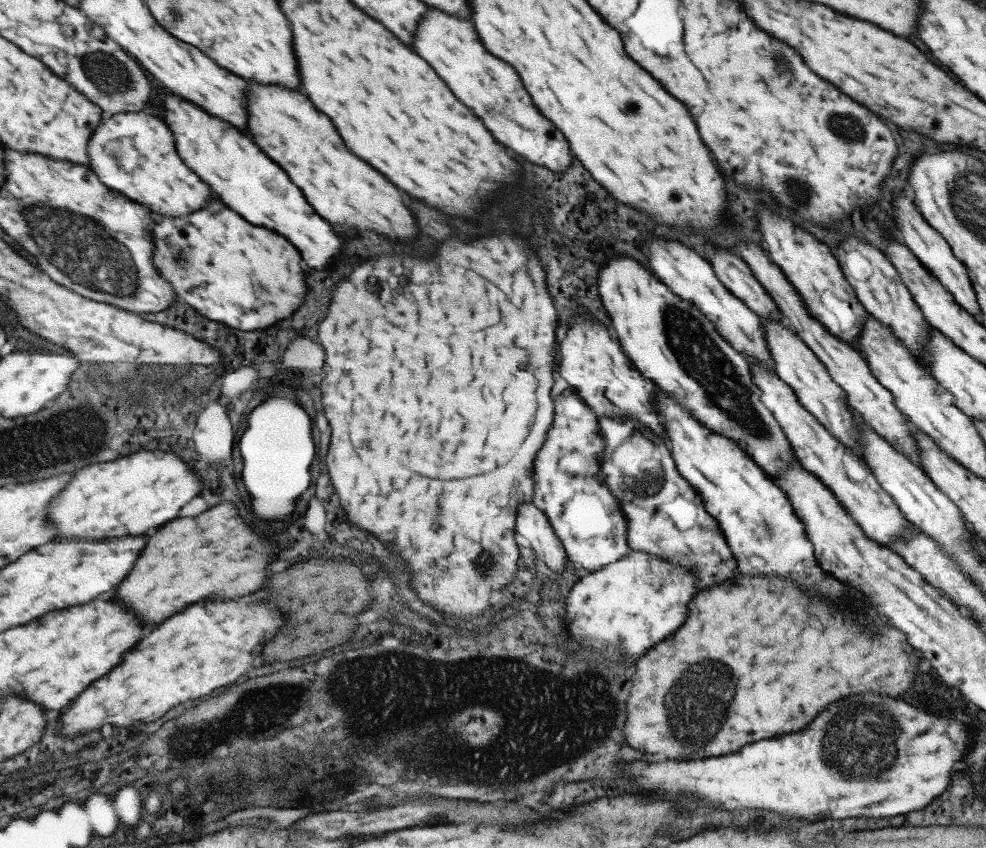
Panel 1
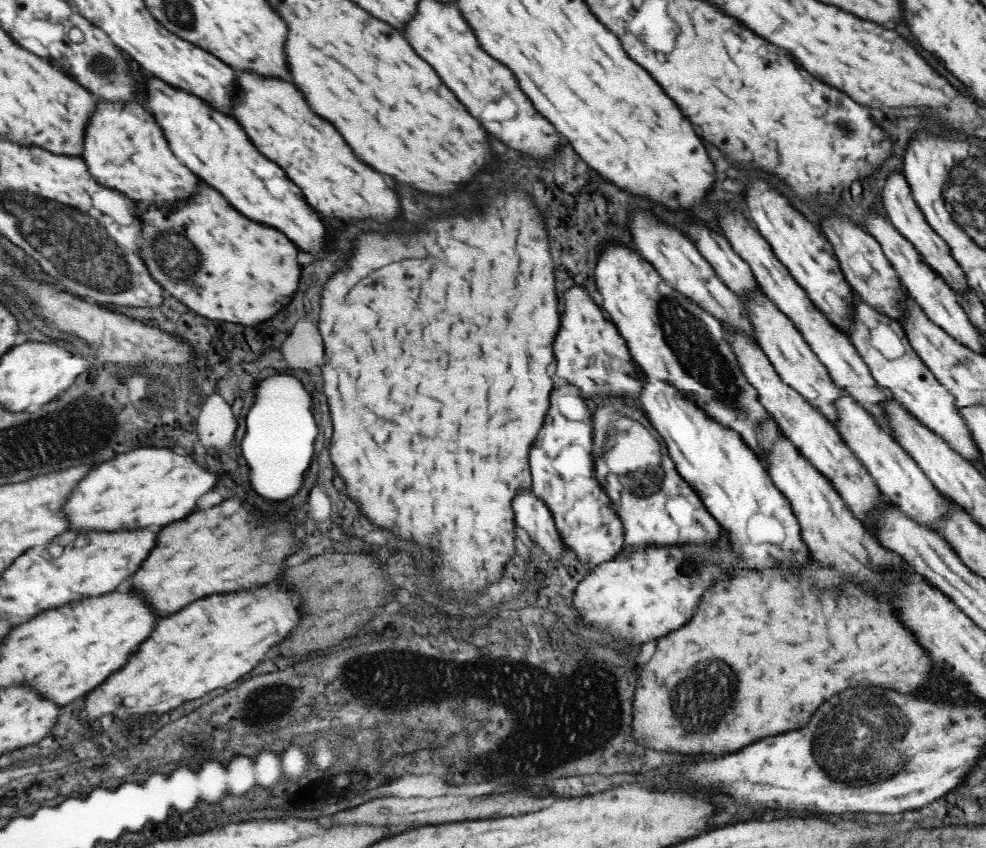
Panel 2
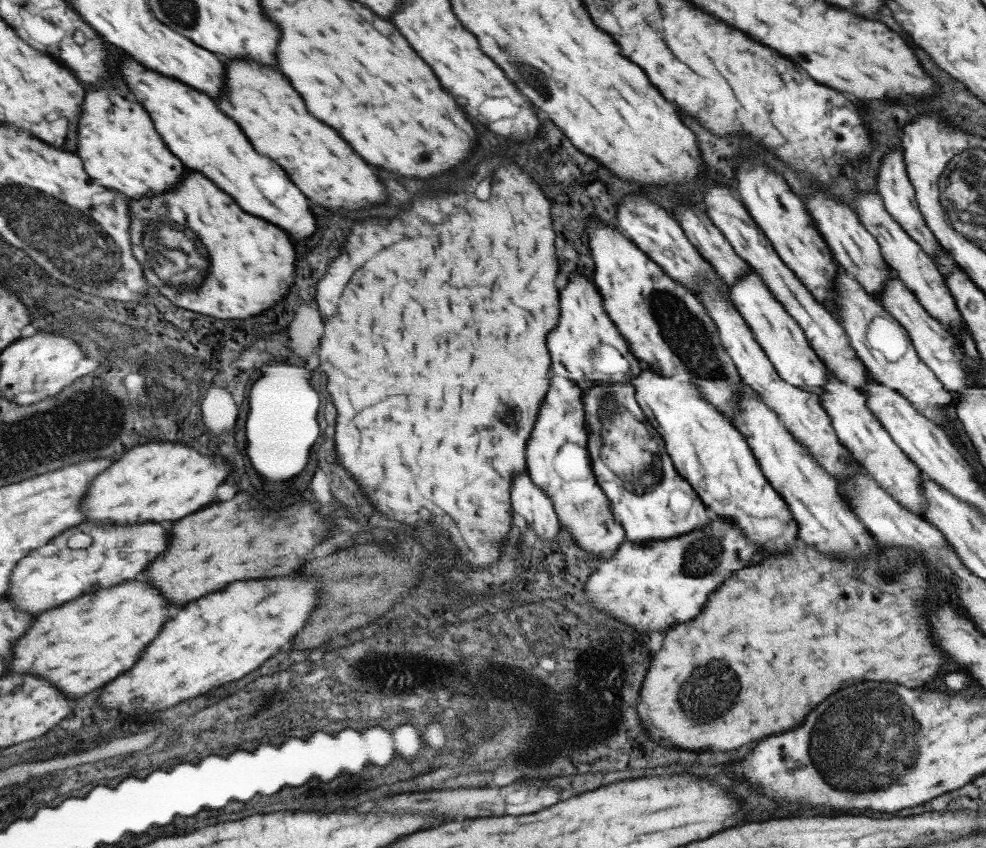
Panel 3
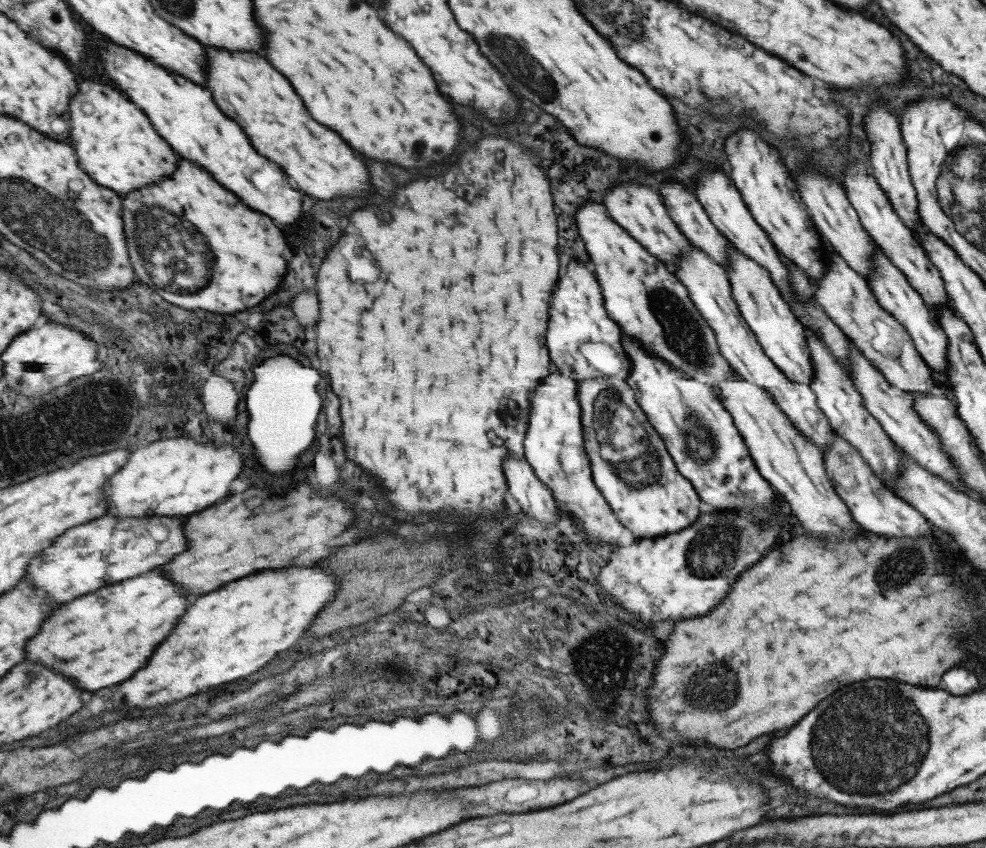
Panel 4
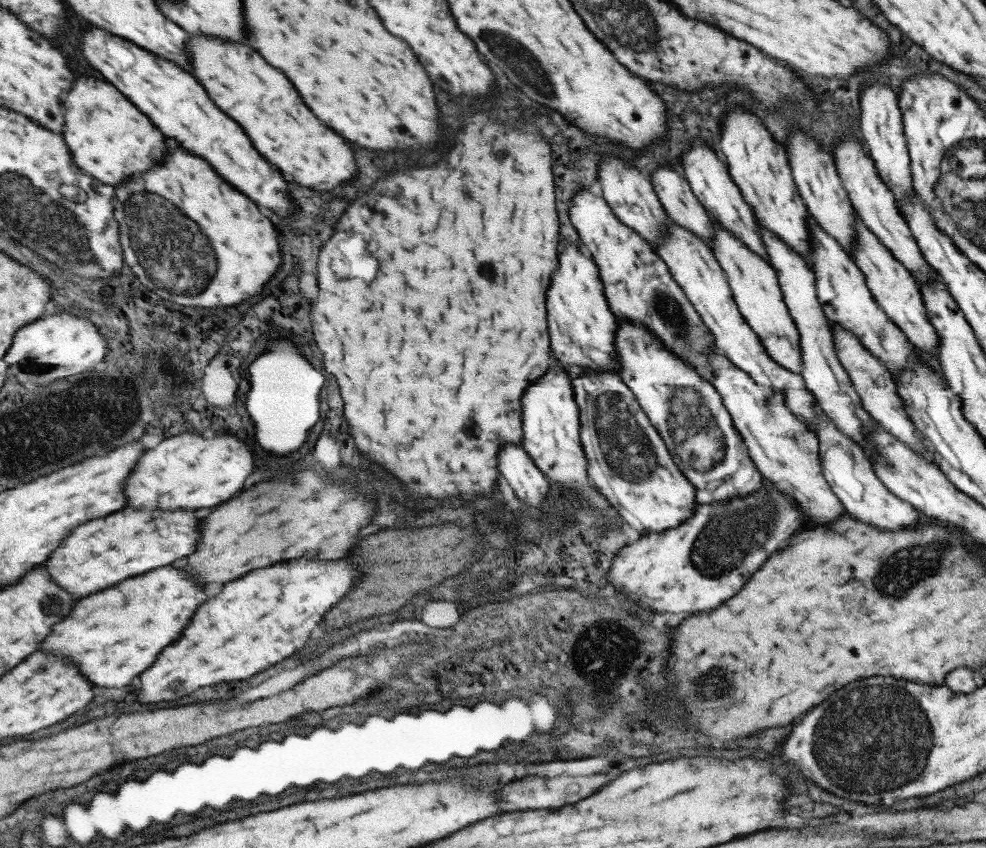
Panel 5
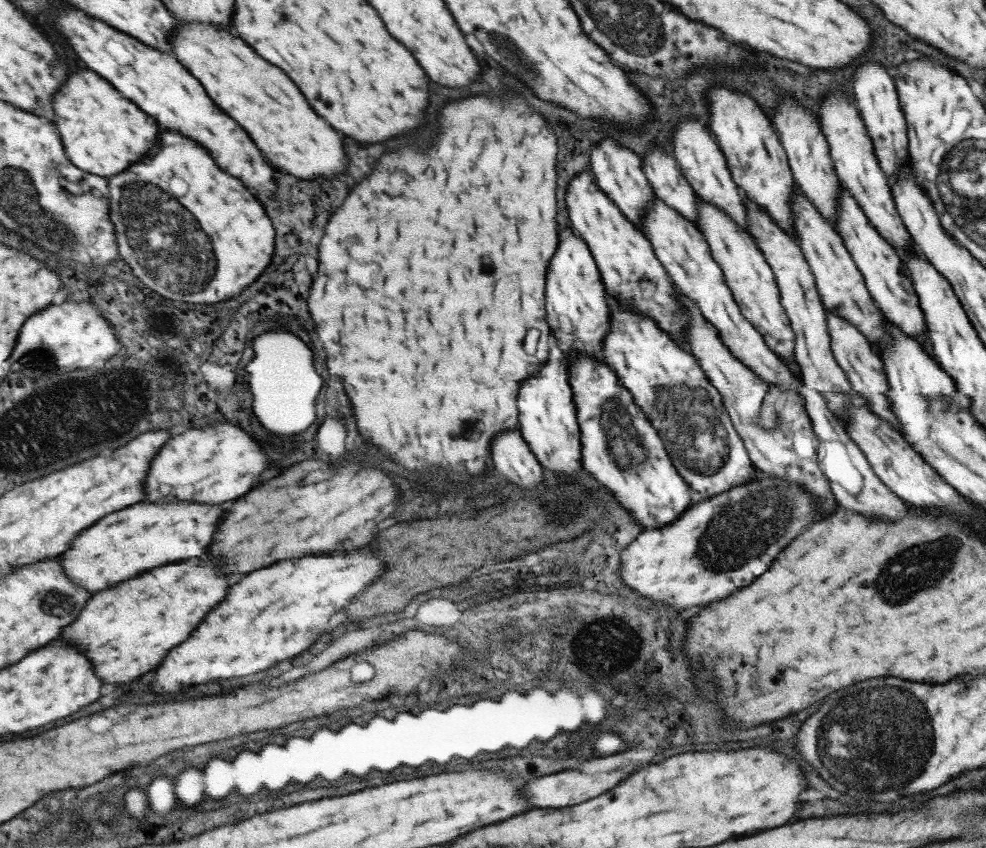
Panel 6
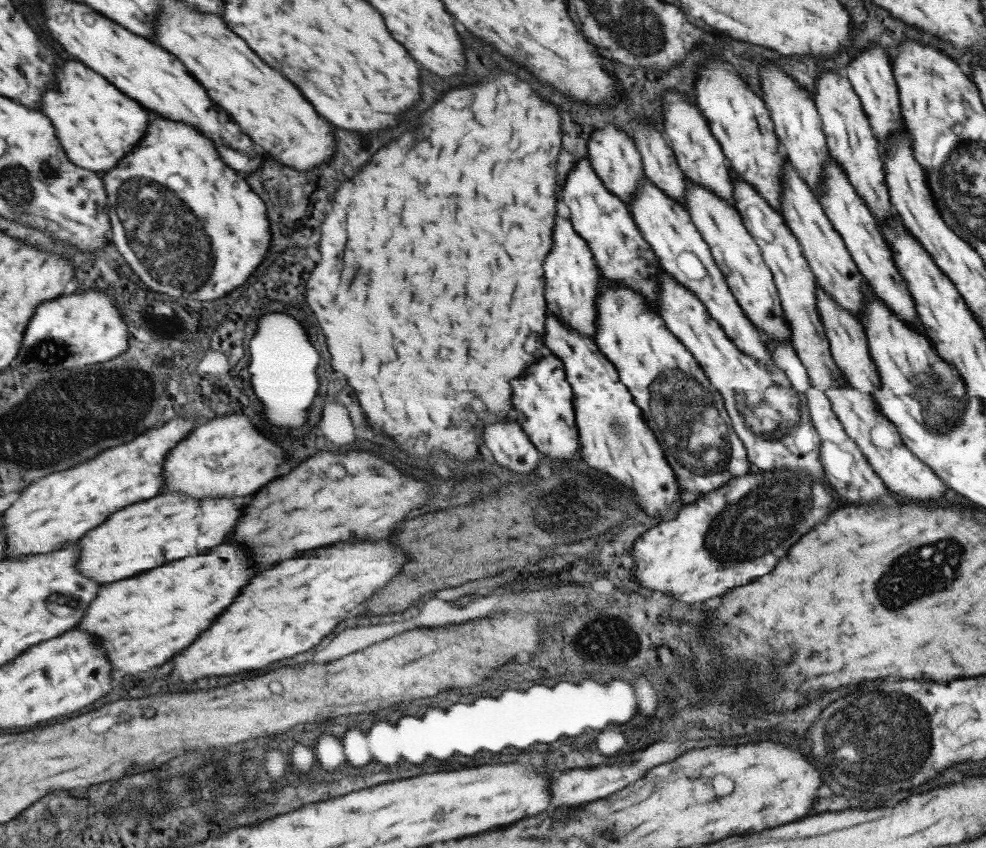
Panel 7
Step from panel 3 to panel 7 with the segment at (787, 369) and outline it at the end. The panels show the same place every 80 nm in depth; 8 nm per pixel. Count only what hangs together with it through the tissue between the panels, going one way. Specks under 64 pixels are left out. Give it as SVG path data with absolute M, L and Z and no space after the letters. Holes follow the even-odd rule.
M686 180L687 214L701 238L708 244L710 255L723 274L731 294L735 297L745 318L758 330L777 340L790 340L790 330L782 317L779 297L774 287L771 271L763 262L759 247L754 238L745 230L739 213L733 205L711 194L700 184Z

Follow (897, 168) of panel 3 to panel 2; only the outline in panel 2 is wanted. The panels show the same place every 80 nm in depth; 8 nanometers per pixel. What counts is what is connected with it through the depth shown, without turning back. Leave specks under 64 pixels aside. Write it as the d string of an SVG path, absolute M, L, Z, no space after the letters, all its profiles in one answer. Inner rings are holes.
M893 173L887 177L881 191L882 205L886 216L895 230L910 242L919 256L945 281L945 284L961 297L968 292L964 272L950 255L947 243L924 221L915 201L912 199L910 188L902 173Z

